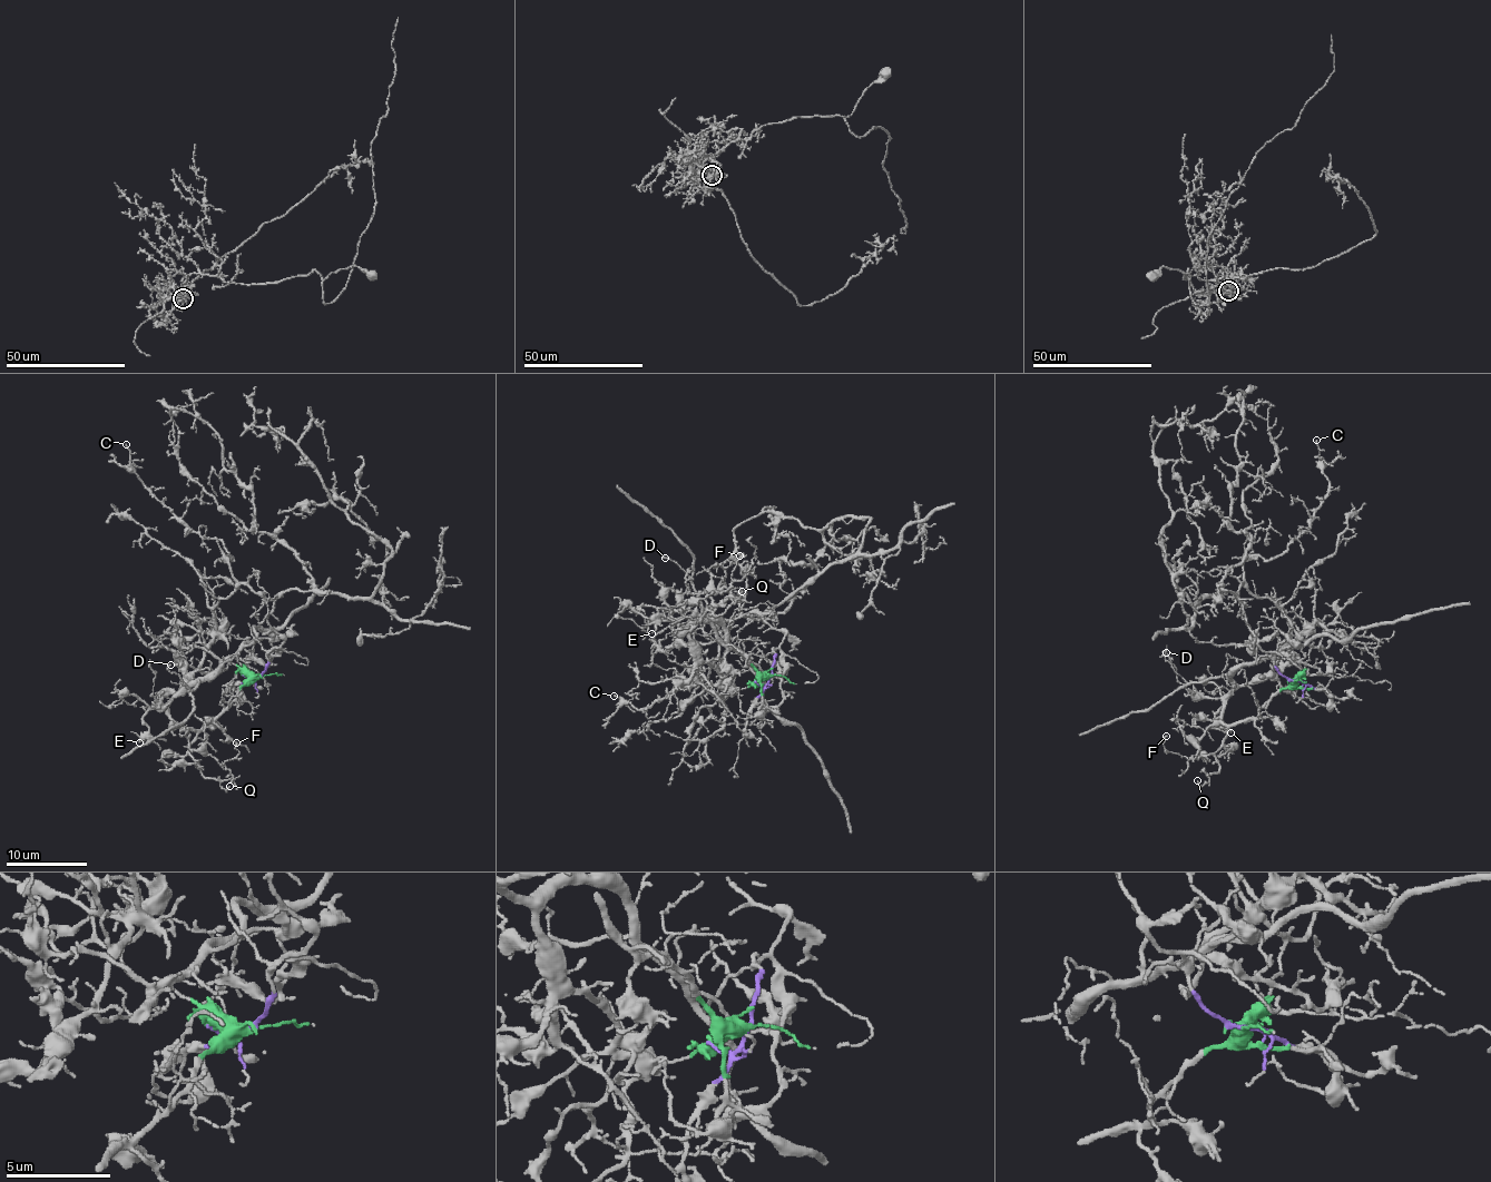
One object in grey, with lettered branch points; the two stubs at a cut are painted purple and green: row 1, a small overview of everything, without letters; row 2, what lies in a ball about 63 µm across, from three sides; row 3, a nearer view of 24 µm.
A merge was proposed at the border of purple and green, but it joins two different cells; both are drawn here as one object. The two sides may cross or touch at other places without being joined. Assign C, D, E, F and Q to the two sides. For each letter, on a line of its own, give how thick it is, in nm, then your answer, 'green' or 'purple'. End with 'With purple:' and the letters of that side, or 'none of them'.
C: 90 nm | purple
D: 140 nm | green
E: 120 nm | green
F: 130 nm | green
Q: 120 nm | green
With purple: C

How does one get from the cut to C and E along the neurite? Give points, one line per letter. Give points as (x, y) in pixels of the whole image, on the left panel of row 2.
C: (258, 676), (283, 640), (266, 619), (273, 601), (233, 575), (218, 540), (193, 532), (151, 492), (126, 443)
E: (258, 676), (251, 676), (226, 708), (196, 729), (151, 707), (141, 719), (147, 735), (138, 742)

